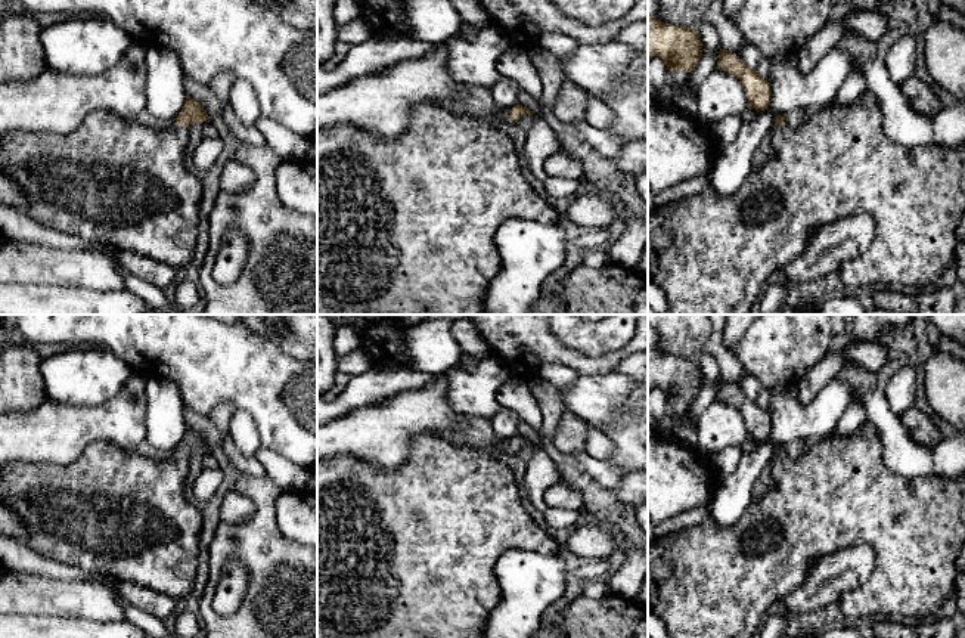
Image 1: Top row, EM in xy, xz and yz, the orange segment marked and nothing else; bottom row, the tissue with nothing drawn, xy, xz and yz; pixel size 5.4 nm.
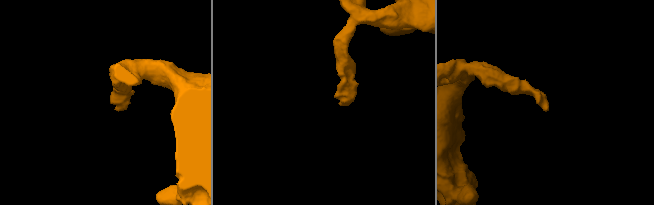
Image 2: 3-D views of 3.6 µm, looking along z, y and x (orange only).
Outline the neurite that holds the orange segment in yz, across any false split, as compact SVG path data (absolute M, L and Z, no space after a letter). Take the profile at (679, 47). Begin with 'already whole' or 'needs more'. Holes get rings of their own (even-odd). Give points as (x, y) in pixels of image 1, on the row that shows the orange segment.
already whole; M648 16L648 64L660 56L667 69L692 72L702 55L696 28L685 28Z

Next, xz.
needs more; M421 103L412 106L409 126L395 139L384 140L356 126L335 126L317 131L317 315L485 315L485 291L502 270L502 255L494 244L499 226L511 219L550 226L561 219L561 214L525 180L513 137L499 127L513 126L524 114L534 115L534 111L518 103L511 111L500 112L496 123L487 123L462 109Z

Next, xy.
needs more; M186 97L176 123L164 128L148 127L139 120L125 120L97 109L69 134L10 131L0 136L0 171L27 196L25 216L59 232L97 241L121 251L145 255L181 269L195 254L202 183L184 161L189 126L210 120L204 106Z

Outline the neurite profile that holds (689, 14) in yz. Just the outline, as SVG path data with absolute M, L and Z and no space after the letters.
M657 0L658 21L685 28L696 28L707 13L711 0Z

